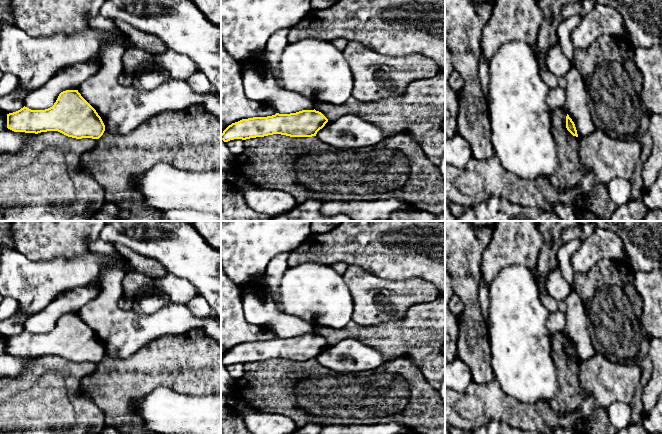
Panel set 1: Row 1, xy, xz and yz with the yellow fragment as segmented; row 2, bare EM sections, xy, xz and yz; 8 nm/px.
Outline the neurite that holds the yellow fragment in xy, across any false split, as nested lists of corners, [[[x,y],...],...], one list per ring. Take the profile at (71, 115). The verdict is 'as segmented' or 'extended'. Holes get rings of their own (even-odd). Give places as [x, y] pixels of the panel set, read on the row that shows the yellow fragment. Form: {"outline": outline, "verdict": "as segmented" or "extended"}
{"outline": [[[66,90],[59,94],[54,105],[45,110],[31,110],[23,107],[20,110],[7,114],[7,128],[14,132],[41,133],[58,131],[68,137],[82,139],[99,139],[105,125],[96,110],[81,96],[78,90]]], "verdict": "as segmented"}

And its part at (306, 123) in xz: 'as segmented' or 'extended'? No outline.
as segmented

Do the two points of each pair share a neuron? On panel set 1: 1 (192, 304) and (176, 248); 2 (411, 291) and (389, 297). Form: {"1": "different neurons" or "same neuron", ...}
{"1": "different neurons", "2": "same neuron"}

